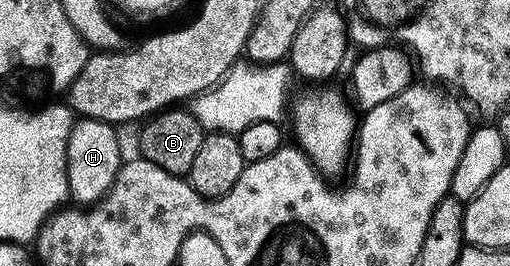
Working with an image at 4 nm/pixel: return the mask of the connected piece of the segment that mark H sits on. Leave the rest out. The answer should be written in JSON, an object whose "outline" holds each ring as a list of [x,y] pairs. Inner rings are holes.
{"outline":[[[81,118],[74,125],[67,144],[67,180],[69,198],[78,207],[92,208],[108,198],[123,165],[118,127],[94,118]]]}

